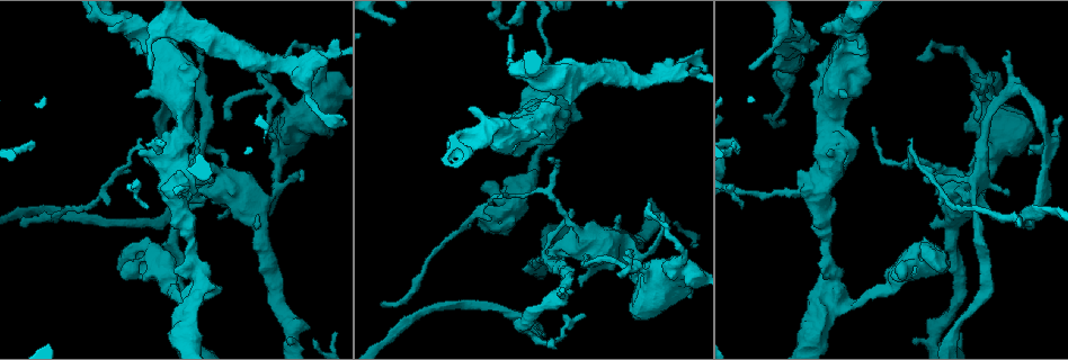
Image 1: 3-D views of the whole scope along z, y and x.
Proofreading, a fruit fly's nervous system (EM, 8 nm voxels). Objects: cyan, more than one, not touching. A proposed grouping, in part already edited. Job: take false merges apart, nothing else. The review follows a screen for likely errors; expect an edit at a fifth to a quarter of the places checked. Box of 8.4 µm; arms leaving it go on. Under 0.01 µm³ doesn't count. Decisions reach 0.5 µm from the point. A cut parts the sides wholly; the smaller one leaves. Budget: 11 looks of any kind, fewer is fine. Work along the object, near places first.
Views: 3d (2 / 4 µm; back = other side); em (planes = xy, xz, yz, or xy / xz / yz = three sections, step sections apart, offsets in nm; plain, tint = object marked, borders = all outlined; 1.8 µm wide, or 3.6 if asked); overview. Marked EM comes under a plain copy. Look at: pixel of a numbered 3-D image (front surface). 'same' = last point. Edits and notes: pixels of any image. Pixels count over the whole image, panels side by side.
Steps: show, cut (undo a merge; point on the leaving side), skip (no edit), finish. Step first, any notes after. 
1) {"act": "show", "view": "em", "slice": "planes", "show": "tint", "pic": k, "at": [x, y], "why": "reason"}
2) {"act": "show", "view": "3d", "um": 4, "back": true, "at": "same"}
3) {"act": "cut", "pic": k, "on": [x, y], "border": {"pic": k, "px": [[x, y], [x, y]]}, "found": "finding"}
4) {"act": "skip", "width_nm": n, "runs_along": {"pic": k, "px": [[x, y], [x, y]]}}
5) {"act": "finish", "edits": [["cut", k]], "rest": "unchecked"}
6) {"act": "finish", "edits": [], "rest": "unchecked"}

{"act": "show", "view": "3d", "um": 2, "pic": 1, "at": [845, 40], "why": "touches itself"}

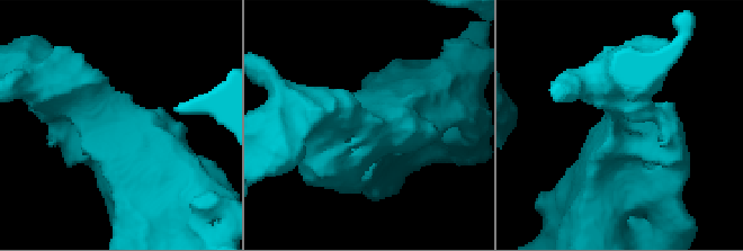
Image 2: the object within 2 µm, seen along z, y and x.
{"act": "show", "view": "em", "slice": "yz", "step": 8, "show": "tint", "pic": 2, "at": [146, 118]}

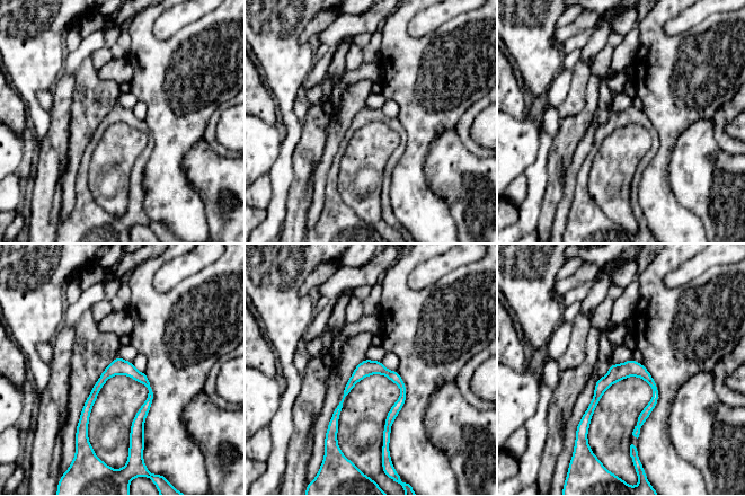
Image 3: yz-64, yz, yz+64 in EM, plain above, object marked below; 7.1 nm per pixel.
{"act": "show", "view": "em", "slice": "xy", "step": 8, "show": "tint", "at": "same"}

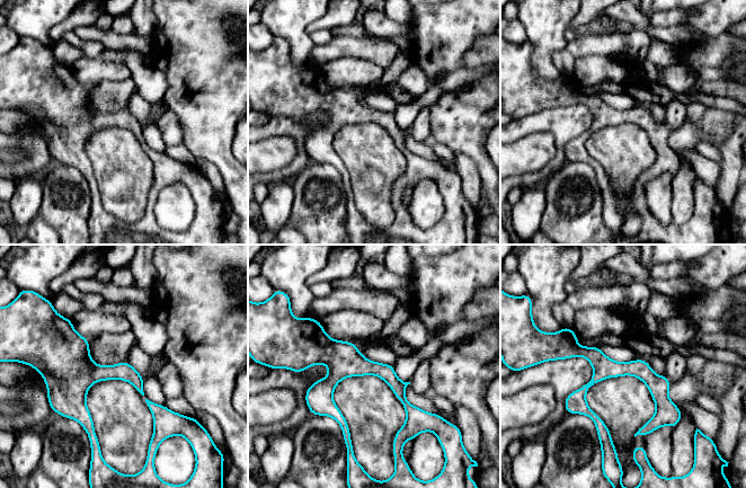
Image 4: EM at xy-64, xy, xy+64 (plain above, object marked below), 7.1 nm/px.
{"act": "skip", "runs_along": {"pic": 4, "px": [[562, 352], [639, 369], [677, 414]]}, "found": "all the same neuron"}

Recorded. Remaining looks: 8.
{"act": "show", "view": "3d", "um": 4, "pic": 1, "at": [183, 127]}

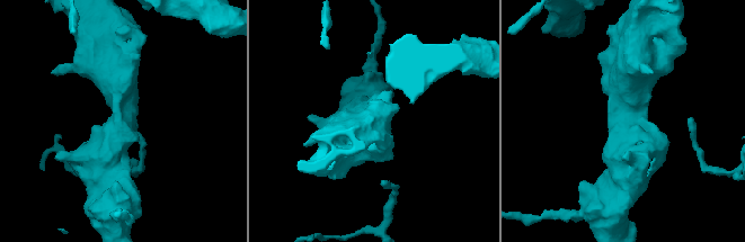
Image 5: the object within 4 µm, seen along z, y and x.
{"act": "show", "view": "em", "um": 3.6, "slice": "planes", "show": "tint", "pic": 5, "at": [628, 122], "arms": 4}

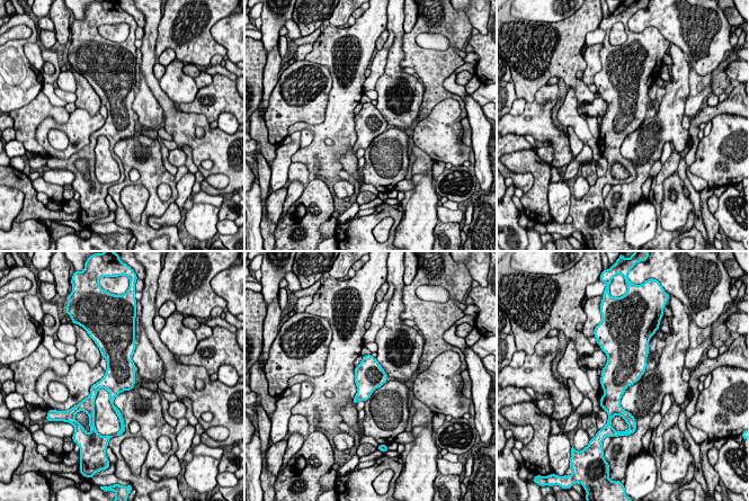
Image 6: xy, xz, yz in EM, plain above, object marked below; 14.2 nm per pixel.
{"act": "skip", "found": "one neuron here"}

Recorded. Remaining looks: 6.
{"act": "show", "view": "3d", "um": 2, "back": true, "pic": 1, "at": [783, 189], "why": "sudden change in width"}

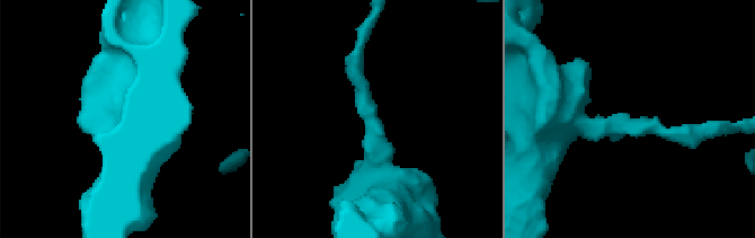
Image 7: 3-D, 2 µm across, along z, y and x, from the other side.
{"act": "show", "view": "em", "slice": "planes", "show": "tint", "pic": 7, "at": [629, 125]}

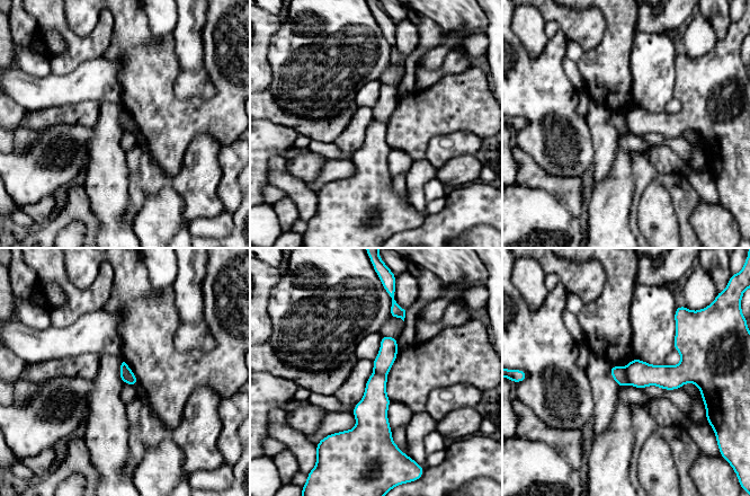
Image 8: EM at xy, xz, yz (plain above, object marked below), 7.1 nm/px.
{"act": "cut", "pic": 8, "on": [619, 374], "width_nm": 100, "found": "two neurons meet here"}

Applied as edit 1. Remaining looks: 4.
{"act": "show", "view": "em", "slice": "planes", "show": "tint", "pic": 1, "at": [938, 273], "why": "sharp bend"}

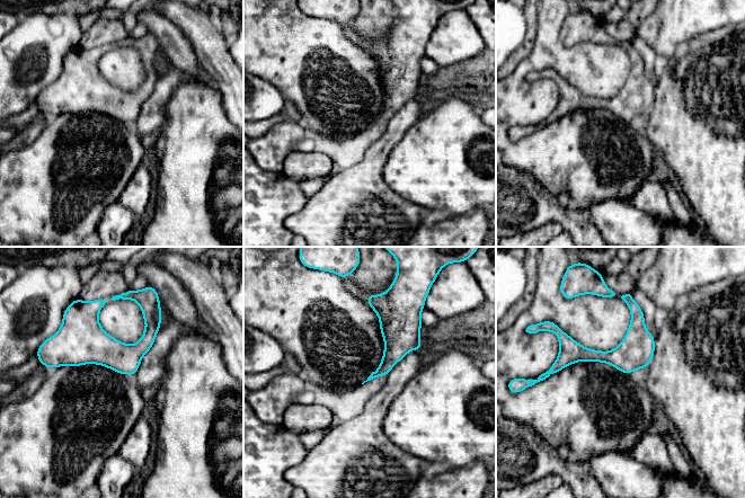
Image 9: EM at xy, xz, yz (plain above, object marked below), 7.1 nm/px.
{"act": "skip", "width_nm": 110, "found": "one neuron here"}

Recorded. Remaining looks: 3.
{"act": "show", "view": "3d", "um": 4, "pic": 1, "at": [590, 253], "why": "sharp bend"}

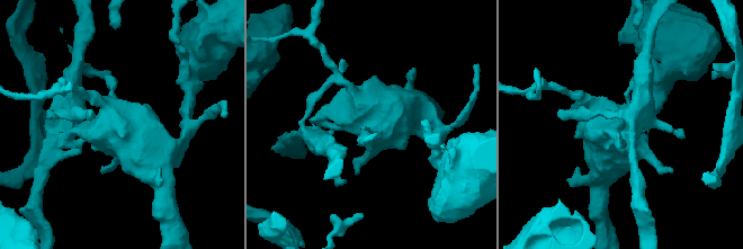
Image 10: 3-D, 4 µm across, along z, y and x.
{"act": "show", "view": "em", "um": 3.6, "slice": "planes", "show": "borders", "pic": 10, "at": [374, 126]}

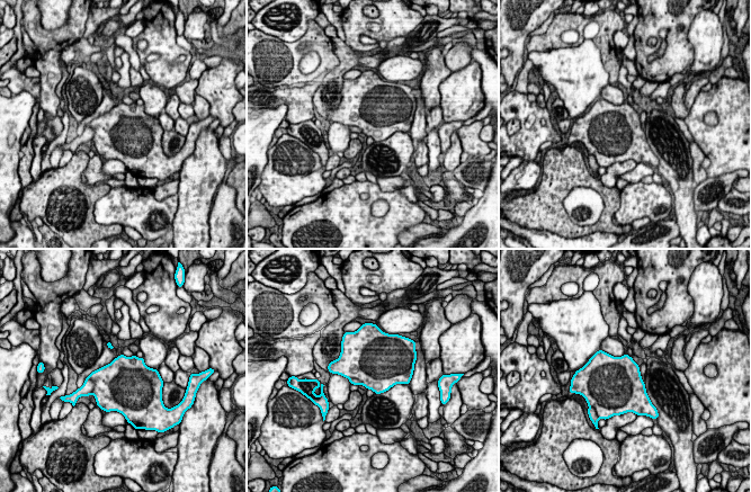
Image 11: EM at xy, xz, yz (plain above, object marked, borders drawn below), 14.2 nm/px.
{"act": "cut", "pic": 11, "on": [87, 388], "border": {"pic": 11, "px": [[86, 378], [92, 382], [92, 392]]}, "found": "a second neuron is stuck on"}

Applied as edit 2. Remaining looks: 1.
{"act": "finish", "edits": [["cut", 8], ["cut", 11]], "rest": "unchecked"}

